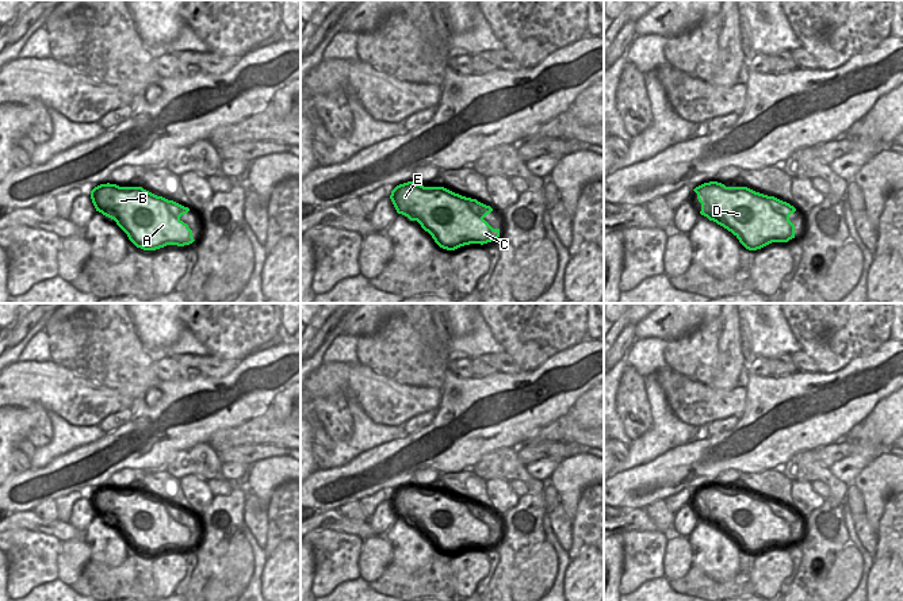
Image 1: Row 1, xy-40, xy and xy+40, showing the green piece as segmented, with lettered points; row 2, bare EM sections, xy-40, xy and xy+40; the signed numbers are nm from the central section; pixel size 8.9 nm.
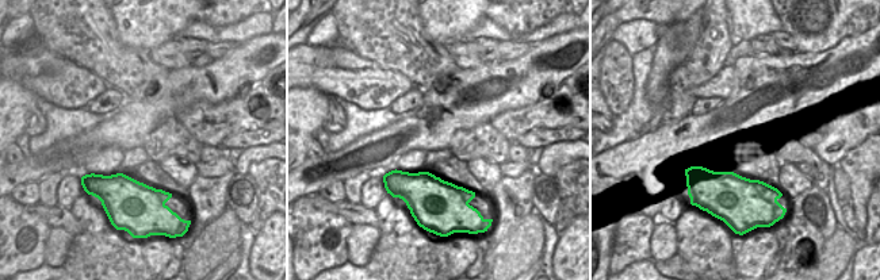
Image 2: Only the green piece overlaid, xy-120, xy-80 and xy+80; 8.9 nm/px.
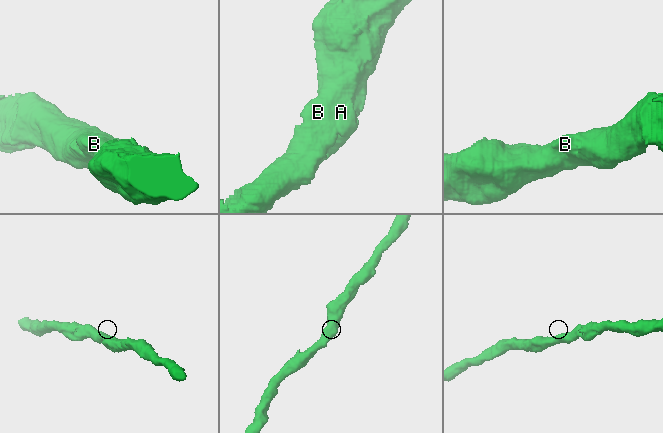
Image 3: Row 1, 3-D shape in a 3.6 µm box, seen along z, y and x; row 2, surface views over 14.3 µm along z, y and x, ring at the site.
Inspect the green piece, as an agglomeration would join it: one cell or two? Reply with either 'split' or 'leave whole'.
leave whole

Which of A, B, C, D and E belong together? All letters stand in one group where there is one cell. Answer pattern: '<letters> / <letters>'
A B C D E

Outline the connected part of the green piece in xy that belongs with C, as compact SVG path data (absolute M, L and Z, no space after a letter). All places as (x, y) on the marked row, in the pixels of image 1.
M408 181L397 185L390 199L398 214L417 221L443 249L483 245L500 237L500 229L493 229L483 219L493 211L490 206L444 187L424 187Z

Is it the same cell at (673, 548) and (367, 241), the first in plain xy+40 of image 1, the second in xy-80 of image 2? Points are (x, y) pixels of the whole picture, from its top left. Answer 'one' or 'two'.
one

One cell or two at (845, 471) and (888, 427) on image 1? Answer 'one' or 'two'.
one

